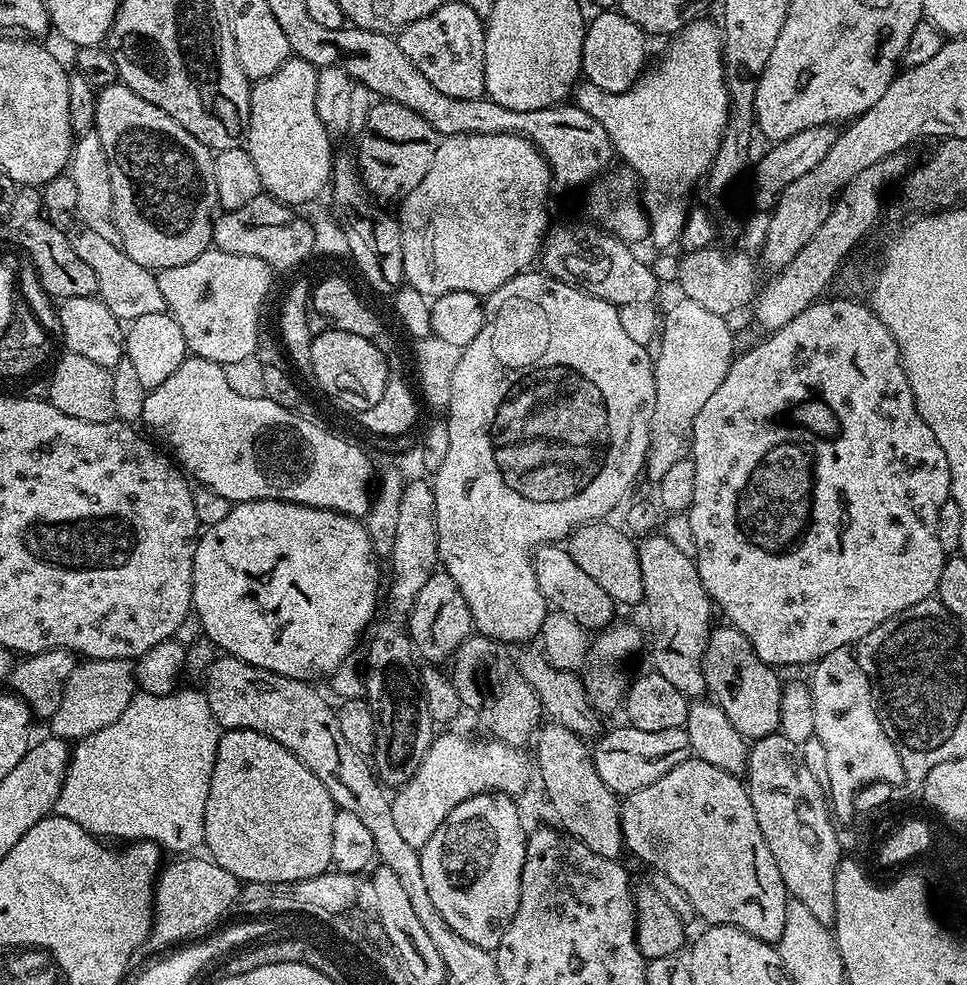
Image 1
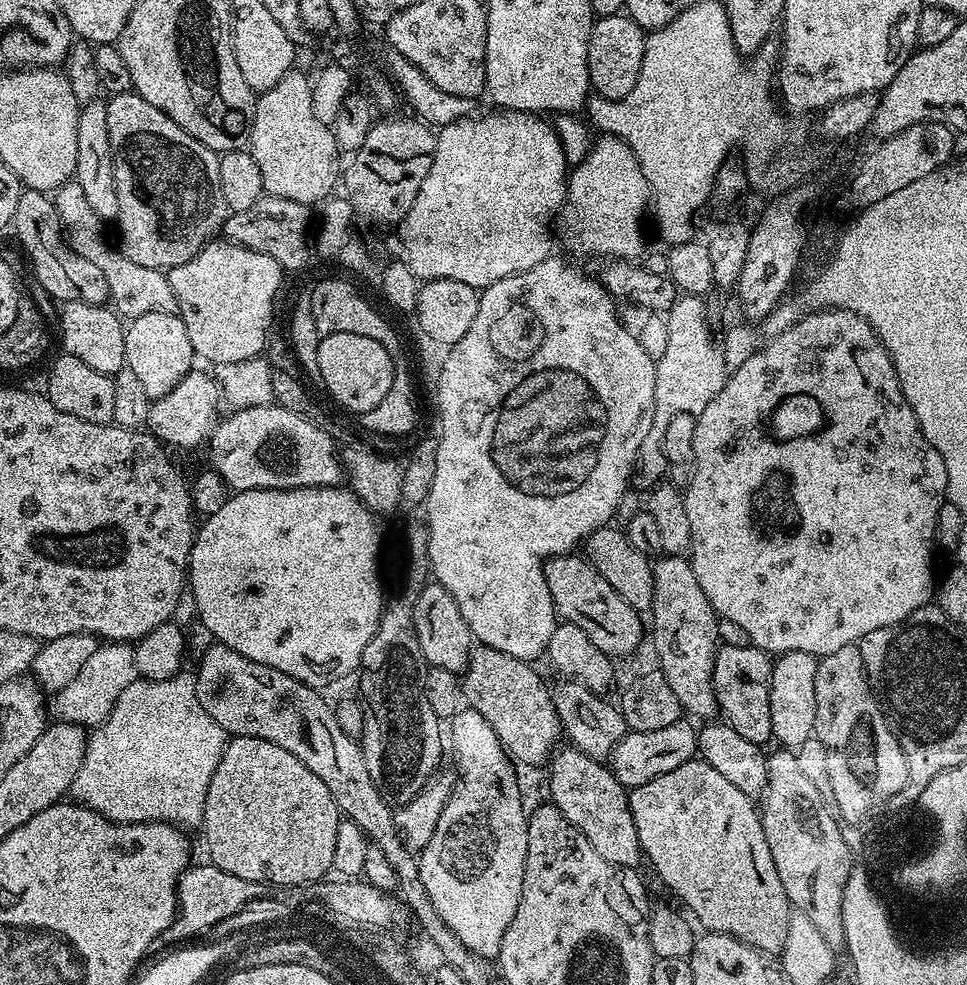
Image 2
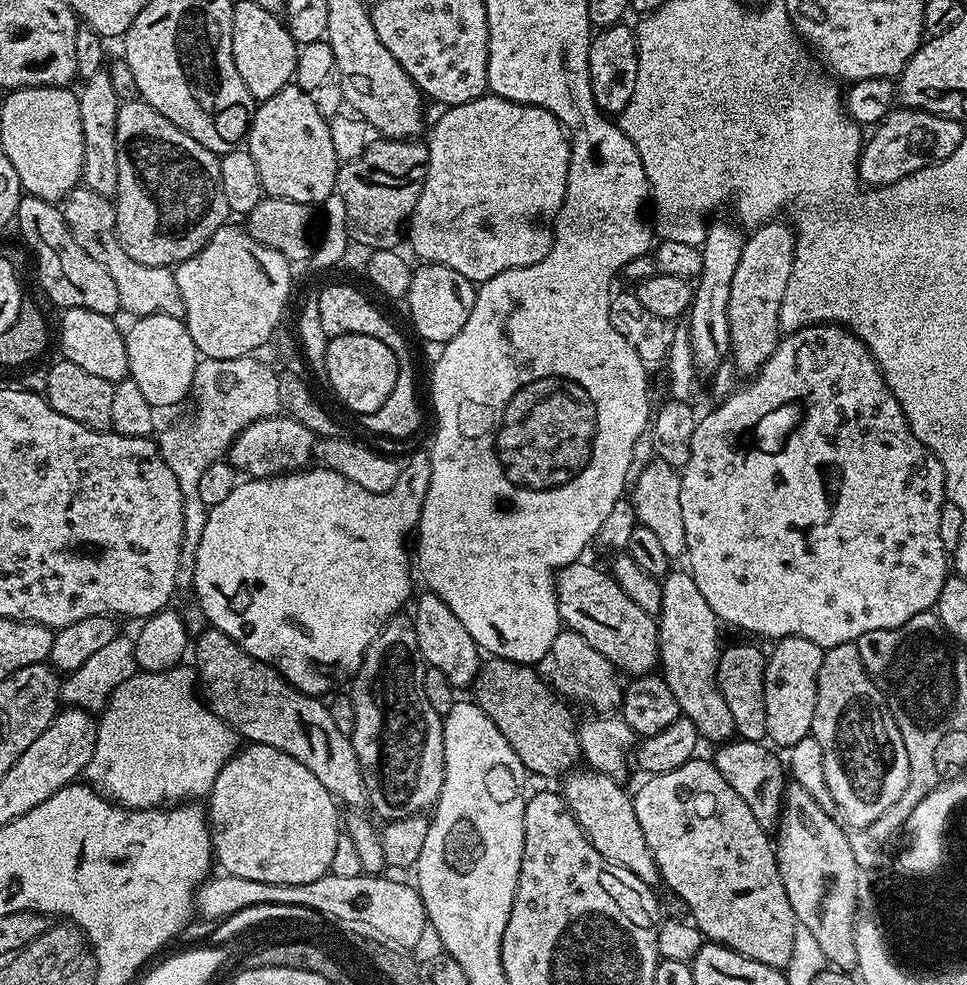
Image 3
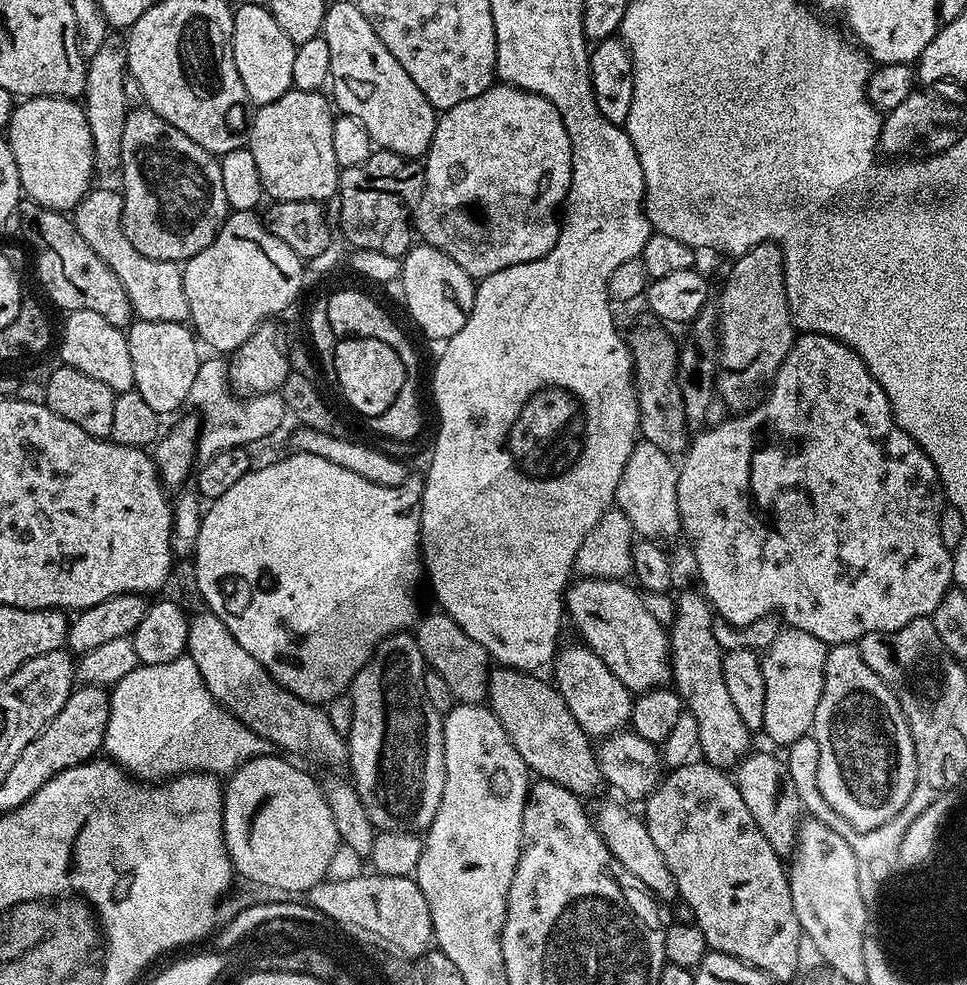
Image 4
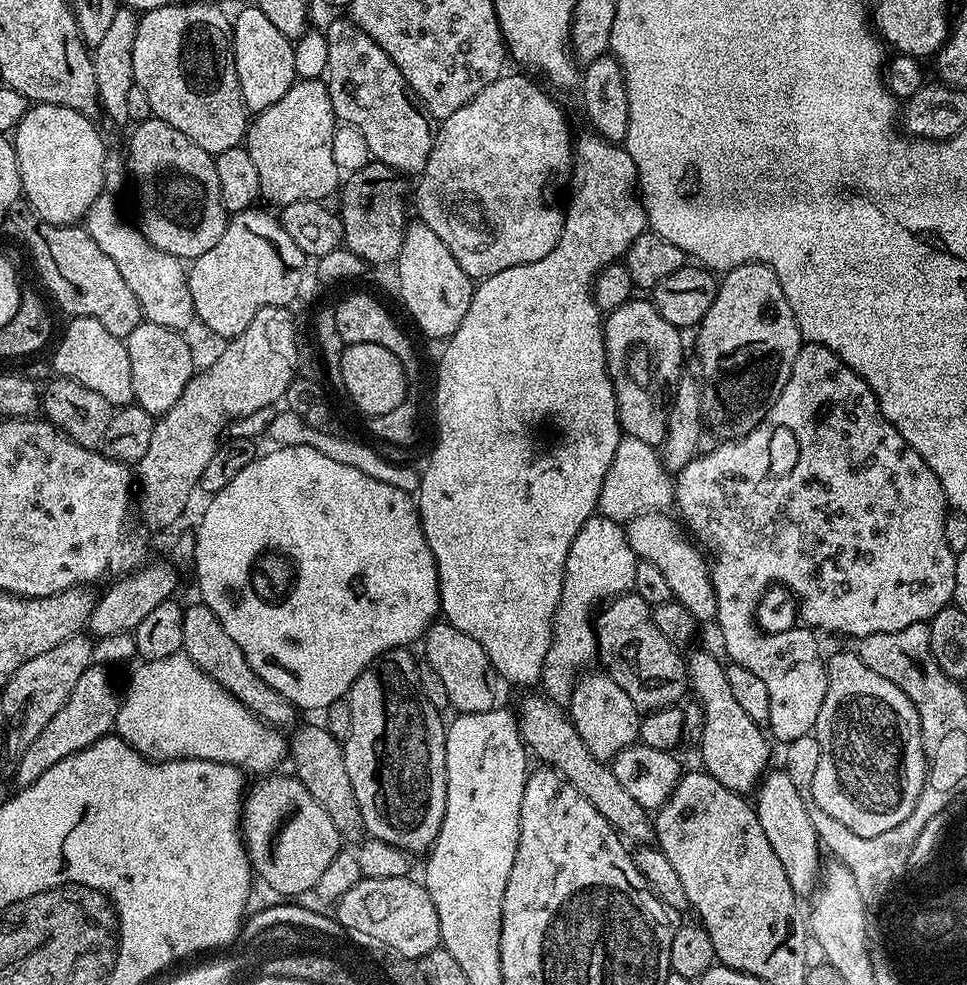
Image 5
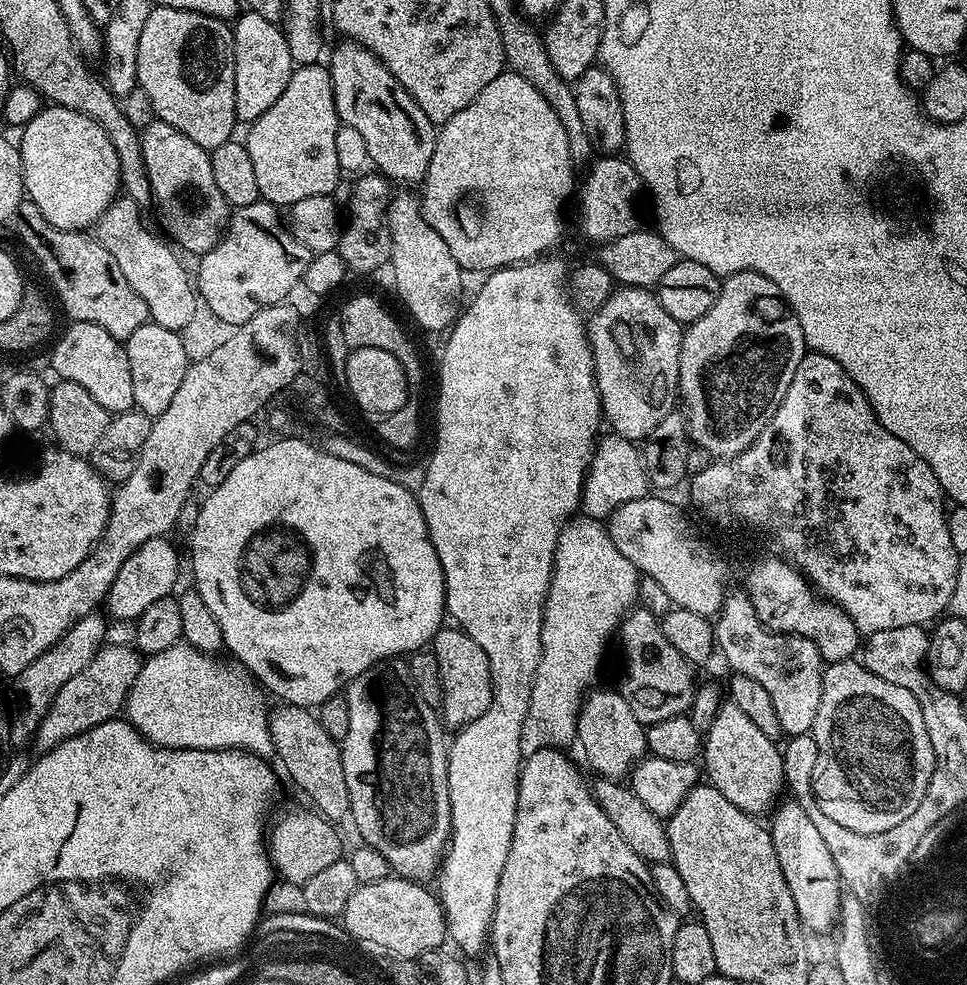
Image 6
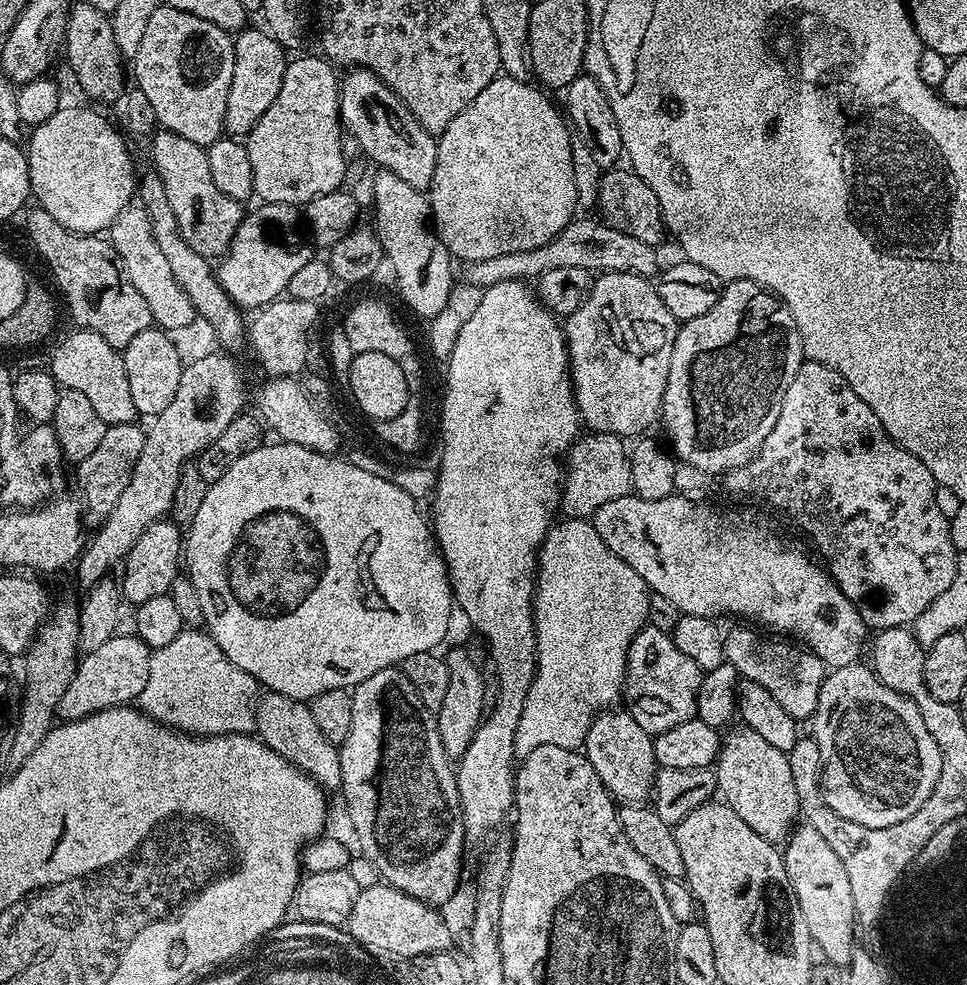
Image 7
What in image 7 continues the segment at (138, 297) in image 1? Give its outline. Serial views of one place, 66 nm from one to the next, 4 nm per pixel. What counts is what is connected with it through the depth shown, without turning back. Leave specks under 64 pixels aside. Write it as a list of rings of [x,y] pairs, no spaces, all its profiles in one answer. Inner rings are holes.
[[[129,206],[118,213],[116,219],[112,221],[112,227],[107,229],[106,236],[112,249],[118,254],[134,290],[138,290],[138,294],[146,298],[146,306],[150,306],[152,323],[155,327],[172,333],[179,327],[197,323],[198,317],[190,298],[186,298],[182,286],[178,286],[174,273],[170,270],[170,262],[166,262],[158,242],[154,242],[152,223],[143,207]]]

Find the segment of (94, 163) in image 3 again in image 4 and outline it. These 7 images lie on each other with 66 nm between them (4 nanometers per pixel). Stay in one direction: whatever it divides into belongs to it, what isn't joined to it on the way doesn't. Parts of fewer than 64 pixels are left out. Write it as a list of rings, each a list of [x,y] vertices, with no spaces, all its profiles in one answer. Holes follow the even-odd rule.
[[[109,42],[102,46],[102,50],[98,50],[98,54],[94,54],[92,60],[87,61],[87,65],[88,73],[86,74],[82,107],[90,125],[91,140],[94,142],[96,169],[99,173],[115,173],[121,164],[123,127],[130,111],[130,105],[126,98],[126,86],[124,85],[124,80],[130,75],[128,70],[128,53],[121,45],[119,48],[115,42]]]

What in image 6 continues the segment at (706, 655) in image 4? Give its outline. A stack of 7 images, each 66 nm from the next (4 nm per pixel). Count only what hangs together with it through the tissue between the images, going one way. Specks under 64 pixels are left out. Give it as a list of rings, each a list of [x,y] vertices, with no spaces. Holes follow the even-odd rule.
[[[730,702],[721,703],[702,740],[702,768],[707,783],[720,791],[722,798],[730,798],[738,810],[750,816],[760,818],[763,812],[771,813],[777,803],[776,795],[786,788],[784,754],[778,744],[776,748],[776,743],[773,737],[762,734],[762,730],[758,730],[758,726],[738,710],[738,706]]]

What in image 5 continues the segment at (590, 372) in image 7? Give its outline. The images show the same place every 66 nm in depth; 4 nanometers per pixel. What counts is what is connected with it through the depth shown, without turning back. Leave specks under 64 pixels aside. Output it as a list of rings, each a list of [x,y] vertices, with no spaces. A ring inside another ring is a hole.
[[[633,298],[627,300],[622,306],[618,306],[613,312],[607,313],[606,319],[603,321],[604,325],[604,345],[606,346],[606,354],[608,355],[608,376],[612,379],[612,385],[616,391],[616,410],[620,413],[620,426],[627,435],[634,438],[642,438],[642,442],[651,444],[653,446],[660,446],[667,438],[667,422],[668,422],[668,409],[672,404],[672,399],[675,392],[678,390],[678,384],[682,369],[684,367],[684,340],[682,337],[681,329],[675,328],[670,322],[666,322],[666,318],[662,318],[662,314],[658,314],[655,304],[651,299]]]

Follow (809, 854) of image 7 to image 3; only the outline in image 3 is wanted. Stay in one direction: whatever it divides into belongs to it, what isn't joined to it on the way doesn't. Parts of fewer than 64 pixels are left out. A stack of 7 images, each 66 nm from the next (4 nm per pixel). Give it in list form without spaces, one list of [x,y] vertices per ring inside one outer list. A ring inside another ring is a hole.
[[[733,738],[719,745],[715,751],[716,769],[722,774],[722,778],[726,778],[726,782],[730,782],[730,786],[734,786],[734,794],[738,794],[742,802],[750,806],[750,814],[758,818],[758,826],[766,830],[775,829],[779,825],[780,812],[784,808],[786,787],[786,768],[781,757],[779,760],[774,754],[776,752],[767,743],[739,738]]]

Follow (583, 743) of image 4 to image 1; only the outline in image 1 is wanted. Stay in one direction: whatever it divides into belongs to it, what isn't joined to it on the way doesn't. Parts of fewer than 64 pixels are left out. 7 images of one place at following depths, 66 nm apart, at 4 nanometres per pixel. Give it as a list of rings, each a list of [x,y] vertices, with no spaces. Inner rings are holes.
[[[473,634],[450,661],[450,679],[458,698],[465,709],[468,708],[480,719],[489,737],[517,749],[524,744],[531,745],[542,724],[542,709],[538,694],[524,679],[523,671],[512,661],[509,645],[491,640],[489,636]]]

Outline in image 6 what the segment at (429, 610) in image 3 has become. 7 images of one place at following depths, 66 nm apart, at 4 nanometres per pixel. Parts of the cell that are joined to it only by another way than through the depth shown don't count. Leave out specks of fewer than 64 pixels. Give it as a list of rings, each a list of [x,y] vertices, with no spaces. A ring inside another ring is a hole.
[[[441,627],[437,632],[430,650],[436,655],[444,691],[444,700],[438,709],[439,715],[449,729],[459,730],[474,722],[474,718],[486,714],[492,701],[492,671],[490,658],[486,658],[486,650],[482,650],[482,646],[478,646],[478,642],[474,642],[474,638],[470,638],[470,634],[463,632],[460,627],[448,627]]]

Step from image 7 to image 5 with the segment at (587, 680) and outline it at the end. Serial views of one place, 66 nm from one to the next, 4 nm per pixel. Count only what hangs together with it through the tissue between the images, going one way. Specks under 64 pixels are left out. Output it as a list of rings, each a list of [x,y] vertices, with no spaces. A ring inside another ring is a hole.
[[[593,514],[584,523],[582,530],[578,530],[566,558],[564,585],[560,604],[556,608],[552,645],[542,669],[542,692],[548,699],[561,706],[567,705],[578,677],[587,669],[584,667],[597,659],[594,613],[598,606],[613,596],[623,596],[632,591],[637,559],[621,521]]]

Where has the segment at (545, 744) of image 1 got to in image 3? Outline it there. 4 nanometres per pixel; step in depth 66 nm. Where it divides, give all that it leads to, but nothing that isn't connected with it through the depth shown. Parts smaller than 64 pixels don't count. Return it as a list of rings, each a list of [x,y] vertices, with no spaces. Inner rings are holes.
[[[573,770],[563,777],[562,795],[565,804],[572,812],[588,840],[612,864],[630,870],[642,882],[650,886],[661,883],[660,867],[654,862],[654,854],[650,846],[646,846],[646,834],[642,834],[642,826],[638,826],[638,818],[634,814],[632,796],[624,793],[621,781],[611,780],[606,774],[591,770]]]

